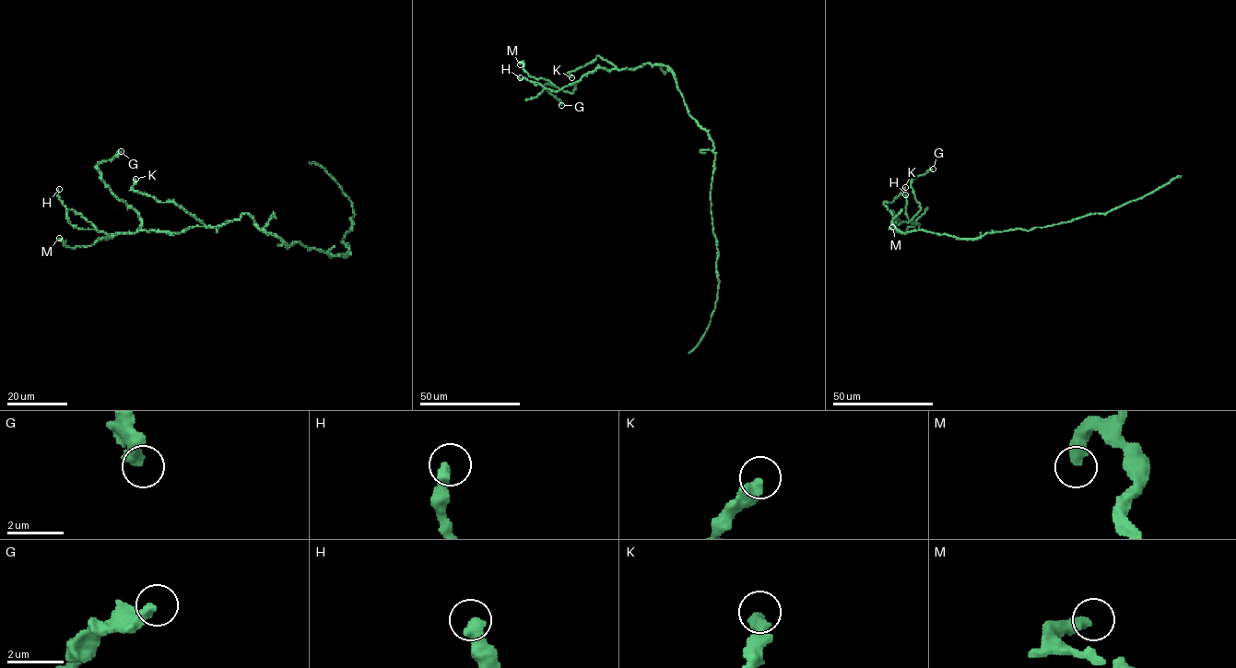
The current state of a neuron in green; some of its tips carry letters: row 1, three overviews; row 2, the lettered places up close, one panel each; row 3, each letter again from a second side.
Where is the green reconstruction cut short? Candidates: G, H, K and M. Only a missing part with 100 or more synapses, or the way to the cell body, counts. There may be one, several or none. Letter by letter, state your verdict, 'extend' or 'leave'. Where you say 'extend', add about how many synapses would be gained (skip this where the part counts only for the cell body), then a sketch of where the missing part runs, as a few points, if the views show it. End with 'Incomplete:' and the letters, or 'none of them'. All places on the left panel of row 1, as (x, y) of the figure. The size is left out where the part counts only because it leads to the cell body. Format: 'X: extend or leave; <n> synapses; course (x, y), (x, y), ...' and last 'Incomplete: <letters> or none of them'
G: leave
H: leave
K: leave
M: leave
Incomplete: none of them

